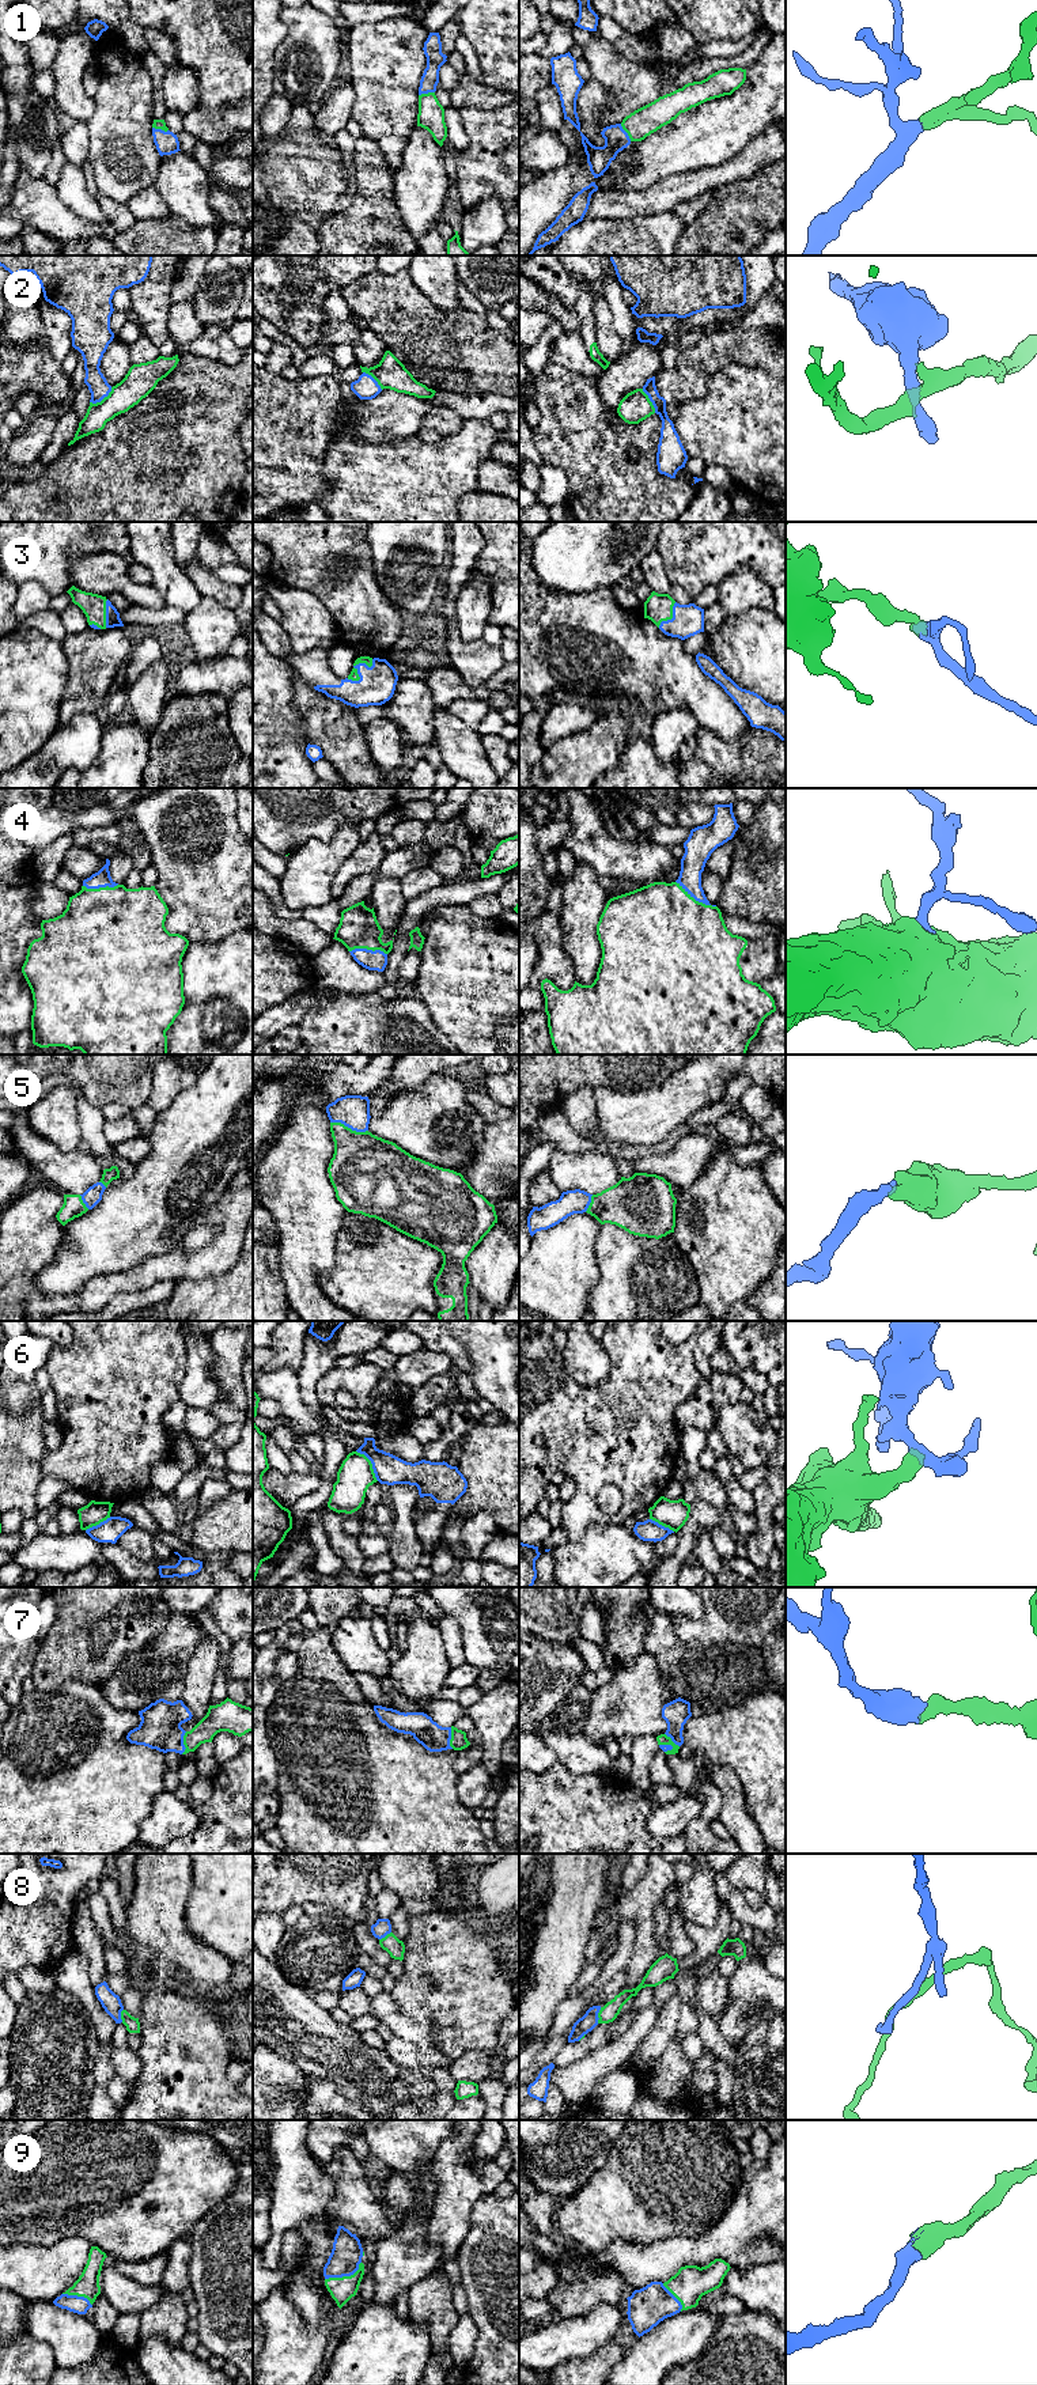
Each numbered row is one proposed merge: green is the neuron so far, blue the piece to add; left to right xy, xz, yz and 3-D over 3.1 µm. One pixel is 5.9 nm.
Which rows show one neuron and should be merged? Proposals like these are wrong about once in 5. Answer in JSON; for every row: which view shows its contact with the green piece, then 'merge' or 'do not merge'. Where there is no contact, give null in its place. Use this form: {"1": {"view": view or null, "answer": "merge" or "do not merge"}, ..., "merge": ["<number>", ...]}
{"1": {"view": "yz", "answer": "merge"}, "2": {"view": "xy", "answer": "do not merge"}, "3": {"view": "xz", "answer": "merge"}, "4": {"view": "yz", "answer": "merge"}, "5": {"view": "xz", "answer": "merge"}, "6": {"view": "xz", "answer": "do not merge"}, "7": {"view": "xy", "answer": "merge"}, "8": {"view": "yz", "answer": "do not merge"}, "9": {"view": "xz", "answer": "merge"}, "merge": ["1", "3", "4", "5", "7", "9"]}

